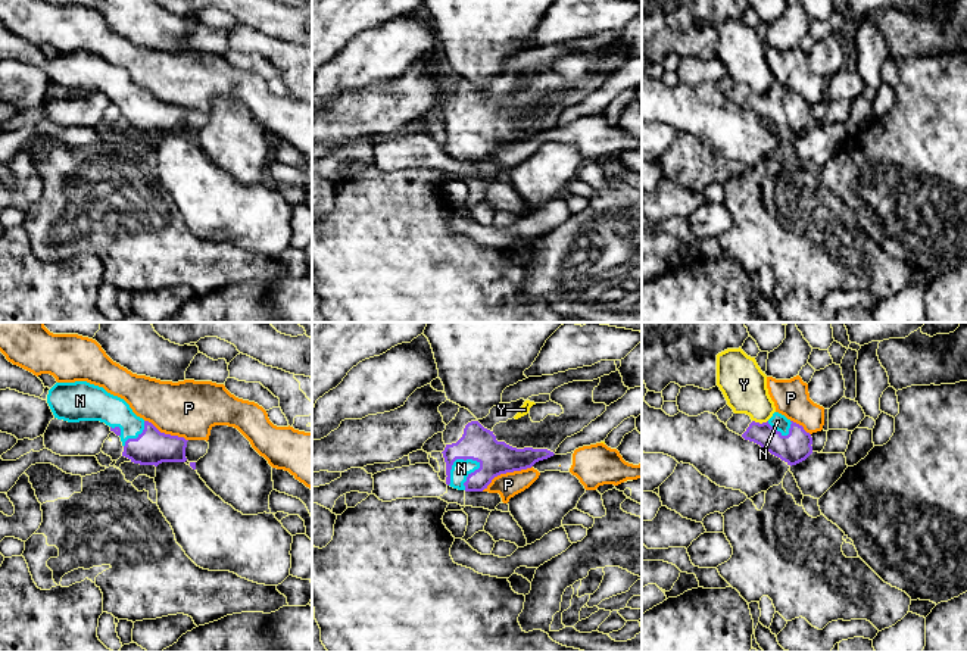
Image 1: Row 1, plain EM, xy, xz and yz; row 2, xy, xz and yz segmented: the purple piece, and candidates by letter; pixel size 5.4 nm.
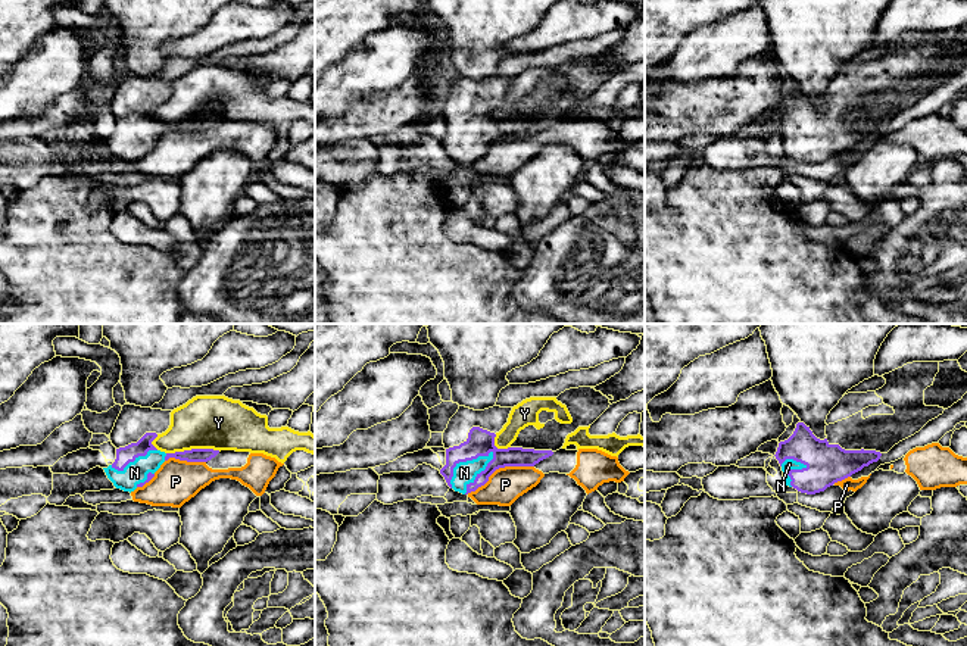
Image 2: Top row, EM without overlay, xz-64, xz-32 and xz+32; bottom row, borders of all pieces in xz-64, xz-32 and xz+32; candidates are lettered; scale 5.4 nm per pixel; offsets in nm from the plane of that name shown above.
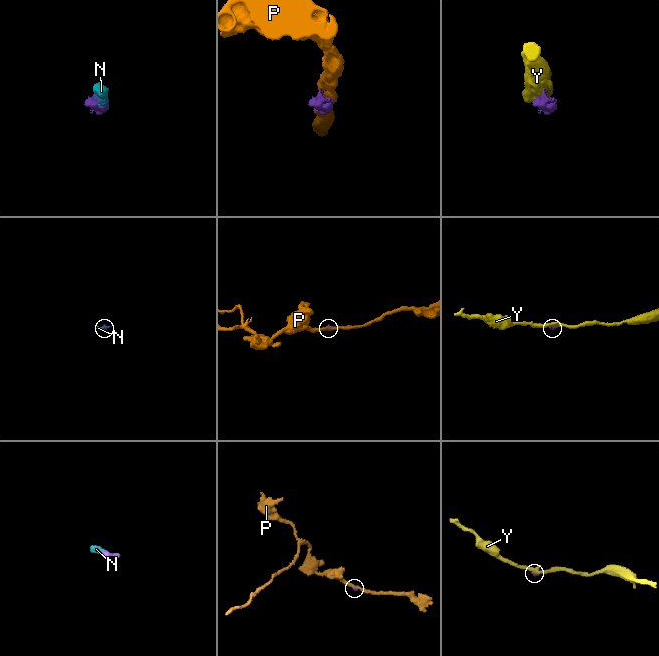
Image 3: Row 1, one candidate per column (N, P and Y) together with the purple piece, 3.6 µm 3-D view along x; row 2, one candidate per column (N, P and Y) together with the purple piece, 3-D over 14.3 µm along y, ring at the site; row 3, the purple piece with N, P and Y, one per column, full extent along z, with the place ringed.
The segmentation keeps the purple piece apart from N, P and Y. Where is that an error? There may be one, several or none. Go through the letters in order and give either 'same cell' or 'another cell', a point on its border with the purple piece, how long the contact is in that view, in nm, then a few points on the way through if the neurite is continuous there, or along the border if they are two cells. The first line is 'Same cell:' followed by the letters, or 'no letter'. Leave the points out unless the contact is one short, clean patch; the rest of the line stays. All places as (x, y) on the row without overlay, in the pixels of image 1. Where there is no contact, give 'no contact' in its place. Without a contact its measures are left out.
Same cell: N
N: same cell; contact xz (455, 130); length 220 nm; way xz (477, 114), (455, 130), (461, 139)
P: another cell; contact xz (507, 142); length 320 nm; border xz (532, 136), (523, 140), (501, 143), (482, 161)
Y: another cell; contact yz (758, 93); length 90 nm

